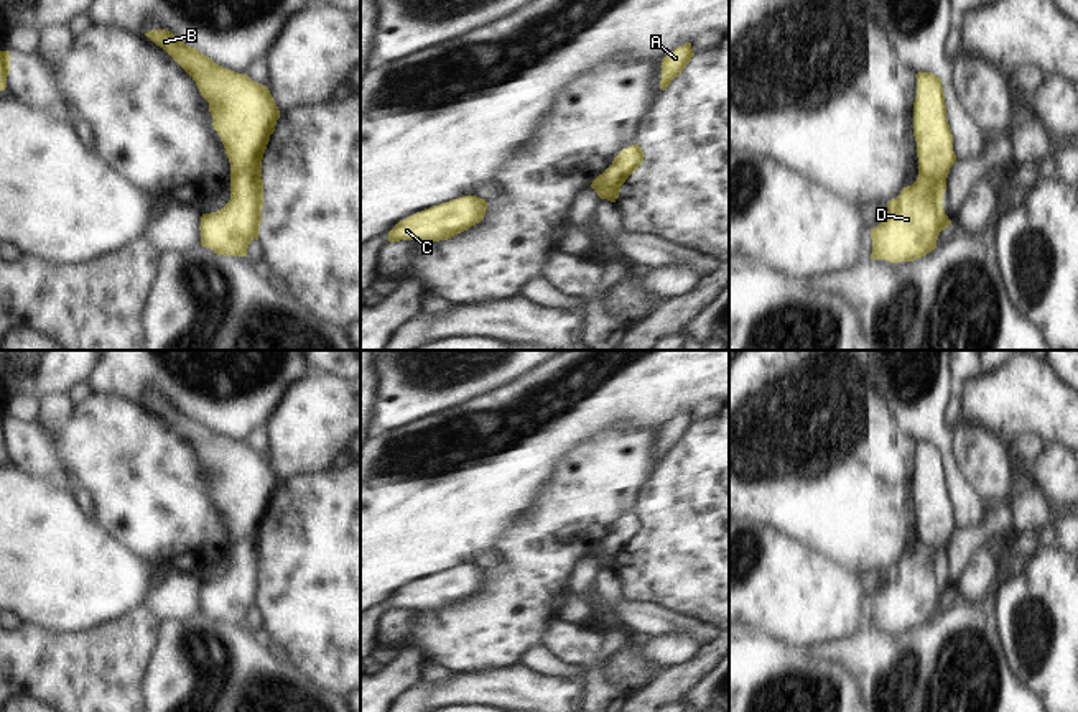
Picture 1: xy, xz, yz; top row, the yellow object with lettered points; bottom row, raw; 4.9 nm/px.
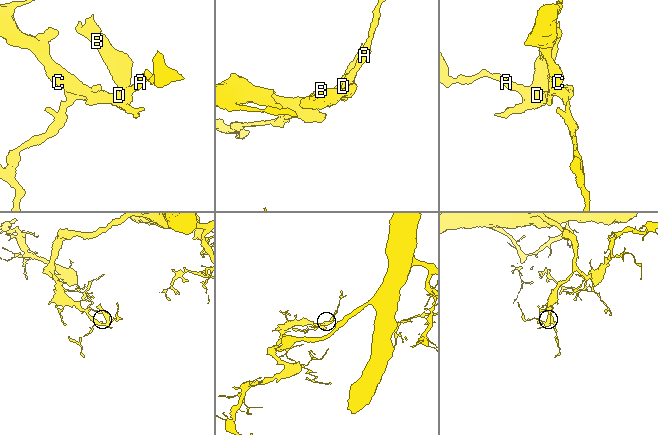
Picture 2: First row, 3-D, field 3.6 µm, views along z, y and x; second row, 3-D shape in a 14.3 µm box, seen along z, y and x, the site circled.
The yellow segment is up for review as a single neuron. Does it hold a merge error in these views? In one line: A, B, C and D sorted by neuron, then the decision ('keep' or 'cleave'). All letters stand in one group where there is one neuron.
A C D / B | cleave

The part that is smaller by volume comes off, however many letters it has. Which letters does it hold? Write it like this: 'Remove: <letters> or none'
Remove: B

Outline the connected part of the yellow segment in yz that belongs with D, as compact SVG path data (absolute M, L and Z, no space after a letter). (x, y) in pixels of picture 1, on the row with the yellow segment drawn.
M917 178L887 202L885 219L871 229L871 260L913 261L936 248L941 230L951 225L943 206L933 202L932 186Z

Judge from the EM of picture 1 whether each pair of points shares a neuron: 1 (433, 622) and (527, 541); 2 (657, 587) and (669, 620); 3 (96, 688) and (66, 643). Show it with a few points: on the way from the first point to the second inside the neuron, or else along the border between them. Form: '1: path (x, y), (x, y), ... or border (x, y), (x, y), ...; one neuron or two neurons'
1: path (461, 622), (468, 622), (520, 569); one neuron
2: border (626, 599), (659, 602), (700, 619); two neurons
3: path (96, 676), (96, 668), (78, 650); one neuron

